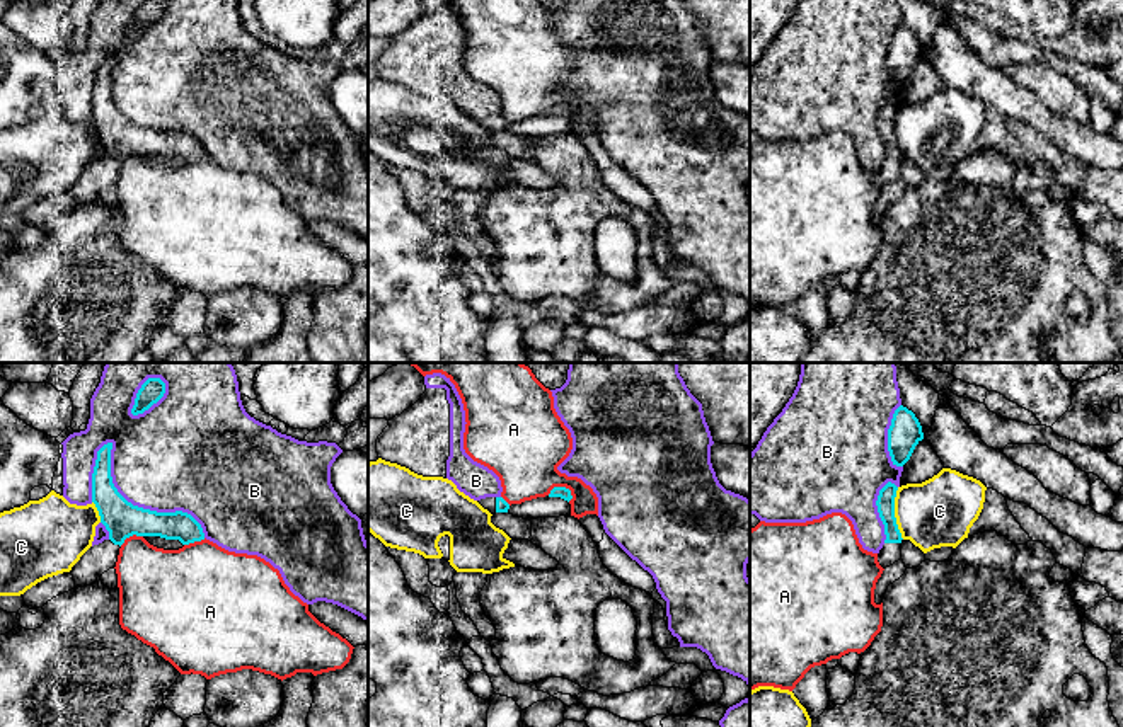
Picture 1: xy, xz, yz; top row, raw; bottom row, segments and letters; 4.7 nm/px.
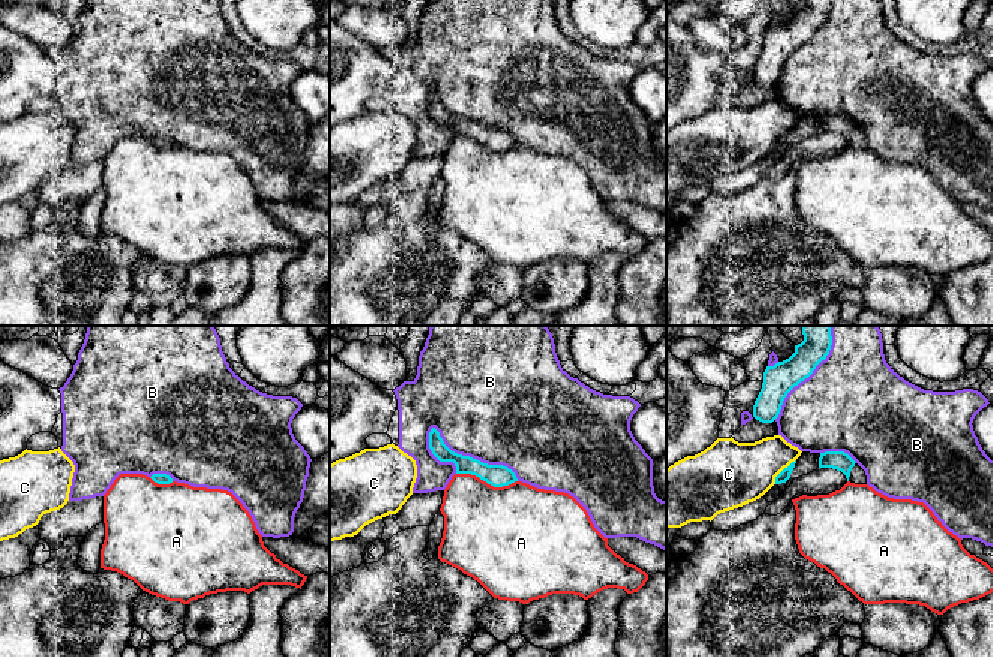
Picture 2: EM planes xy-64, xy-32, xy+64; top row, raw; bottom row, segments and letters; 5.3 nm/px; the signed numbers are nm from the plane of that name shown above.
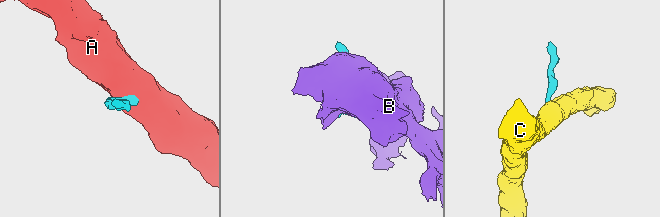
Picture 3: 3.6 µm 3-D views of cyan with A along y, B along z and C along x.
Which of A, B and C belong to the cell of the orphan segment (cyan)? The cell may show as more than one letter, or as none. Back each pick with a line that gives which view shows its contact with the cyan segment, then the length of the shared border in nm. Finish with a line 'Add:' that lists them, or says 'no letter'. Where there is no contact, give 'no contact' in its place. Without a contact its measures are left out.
Add: no letter

